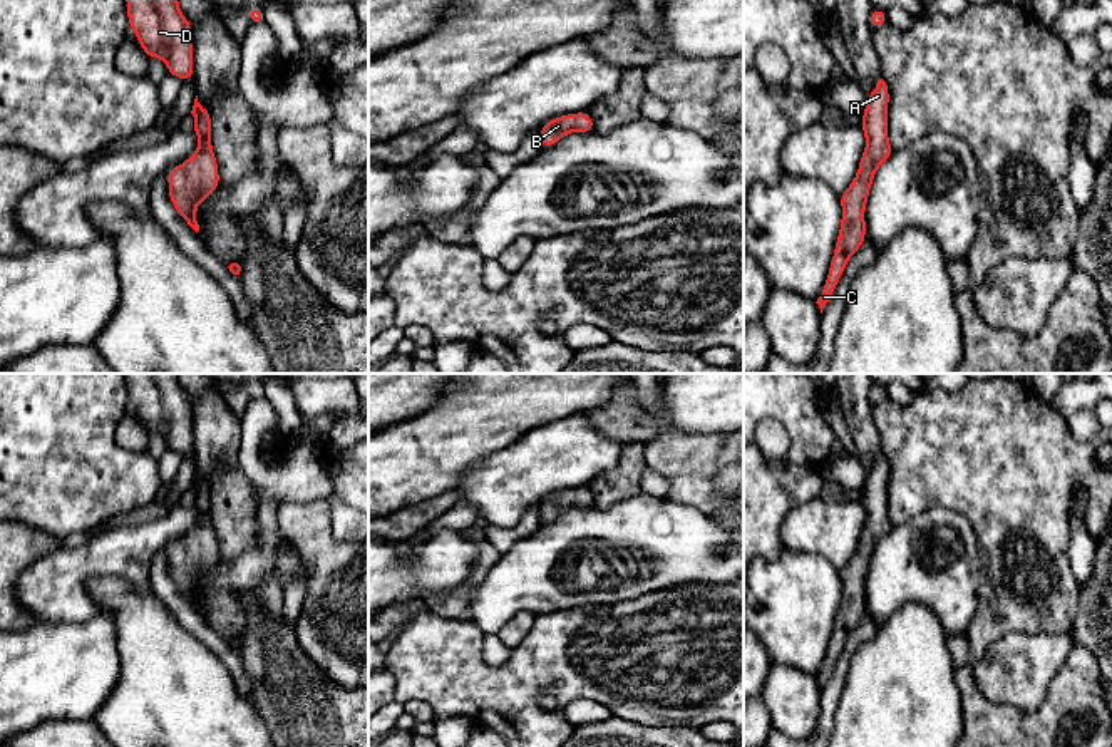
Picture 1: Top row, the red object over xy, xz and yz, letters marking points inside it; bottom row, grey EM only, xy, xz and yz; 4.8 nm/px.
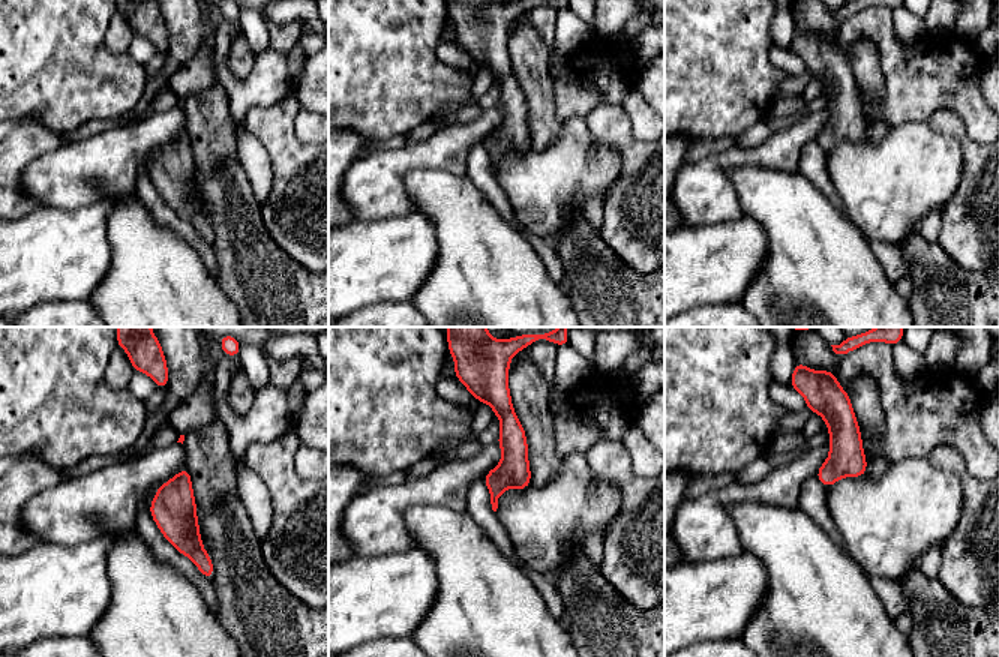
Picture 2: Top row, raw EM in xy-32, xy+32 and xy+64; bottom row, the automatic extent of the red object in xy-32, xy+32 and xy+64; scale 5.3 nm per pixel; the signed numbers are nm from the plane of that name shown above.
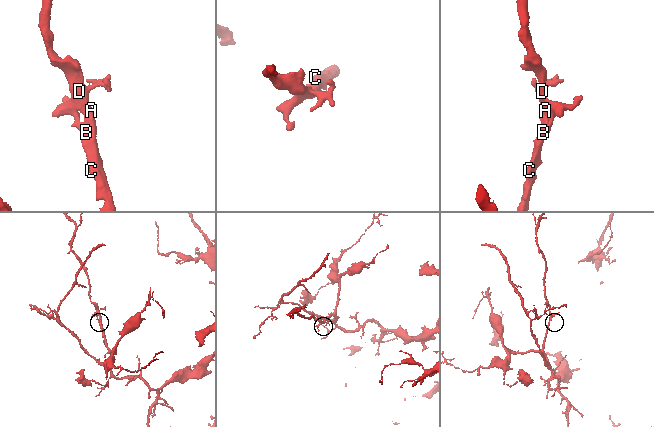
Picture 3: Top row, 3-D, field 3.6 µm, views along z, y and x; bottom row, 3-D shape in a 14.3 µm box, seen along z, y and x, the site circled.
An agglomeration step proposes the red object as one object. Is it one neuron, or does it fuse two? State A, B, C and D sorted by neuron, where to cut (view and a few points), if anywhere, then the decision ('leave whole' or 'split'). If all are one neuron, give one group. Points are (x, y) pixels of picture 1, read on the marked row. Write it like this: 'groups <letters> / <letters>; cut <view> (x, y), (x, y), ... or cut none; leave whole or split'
groups A B C D; cut none; leave whole

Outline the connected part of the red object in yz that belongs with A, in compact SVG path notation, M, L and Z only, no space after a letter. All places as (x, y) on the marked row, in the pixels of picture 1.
M883 79L867 95L861 129L866 134L866 149L859 162L857 174L851 186L839 196L842 206L841 231L836 241L829 275L817 298L821 308L831 300L847 260L862 246L866 238L864 208L876 169L891 157L894 149L888 141L888 102L889 89Z

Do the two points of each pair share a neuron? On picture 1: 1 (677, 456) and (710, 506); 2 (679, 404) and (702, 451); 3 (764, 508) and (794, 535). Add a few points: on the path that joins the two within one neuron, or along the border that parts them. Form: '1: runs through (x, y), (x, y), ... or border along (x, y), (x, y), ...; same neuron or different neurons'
1: runs through (689, 468), (690, 479), (702, 494); same neuron
2: border along (725, 432), (667, 432), (655, 439); different neurons
3: border along (794, 506), (782, 525), (784, 546); different neurons

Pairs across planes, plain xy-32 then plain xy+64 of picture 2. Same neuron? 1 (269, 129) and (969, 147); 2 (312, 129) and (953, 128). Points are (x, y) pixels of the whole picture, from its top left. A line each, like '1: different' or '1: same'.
1: same
2: different

